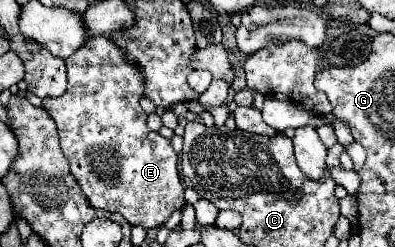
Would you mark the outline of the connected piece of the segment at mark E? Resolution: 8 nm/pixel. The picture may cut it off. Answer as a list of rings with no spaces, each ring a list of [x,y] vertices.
[[[90,37],[90,39],[82,45],[82,49],[78,49],[74,55],[70,55],[70,59],[66,59],[66,69],[68,69],[68,91],[66,91],[66,95],[56,97],[56,99],[44,99],[44,107],[46,107],[46,111],[50,113],[50,117],[56,121],[62,151],[64,151],[64,155],[68,157],[72,175],[74,175],[74,179],[78,181],[78,185],[82,187],[82,191],[84,191],[88,203],[90,203],[92,207],[96,207],[96,209],[118,211],[118,213],[122,213],[124,219],[126,219],[128,223],[132,223],[132,225],[142,225],[142,227],[146,227],[146,229],[162,225],[164,221],[168,220],[172,213],[183,208],[184,204],[186,205],[184,198],[185,187],[182,185],[180,177],[178,177],[178,169],[176,169],[176,165],[178,165],[178,155],[176,155],[176,151],[172,149],[170,141],[164,139],[160,133],[150,131],[148,125],[146,125],[146,117],[148,117],[148,115],[146,115],[144,109],[140,107],[140,99],[144,97],[144,77],[142,77],[142,69],[138,69],[138,65],[132,65],[132,63],[126,59],[126,53],[124,53],[114,41],[110,41],[110,39],[106,39],[106,37]]]

